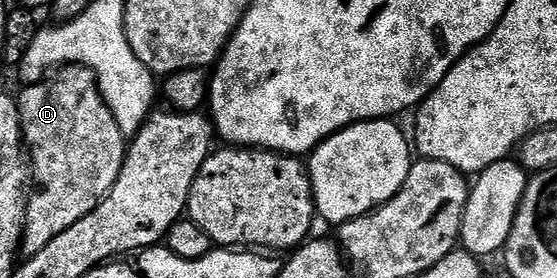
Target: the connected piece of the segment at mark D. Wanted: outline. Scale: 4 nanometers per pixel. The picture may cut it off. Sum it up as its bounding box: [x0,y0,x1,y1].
[16,66,128,256]

